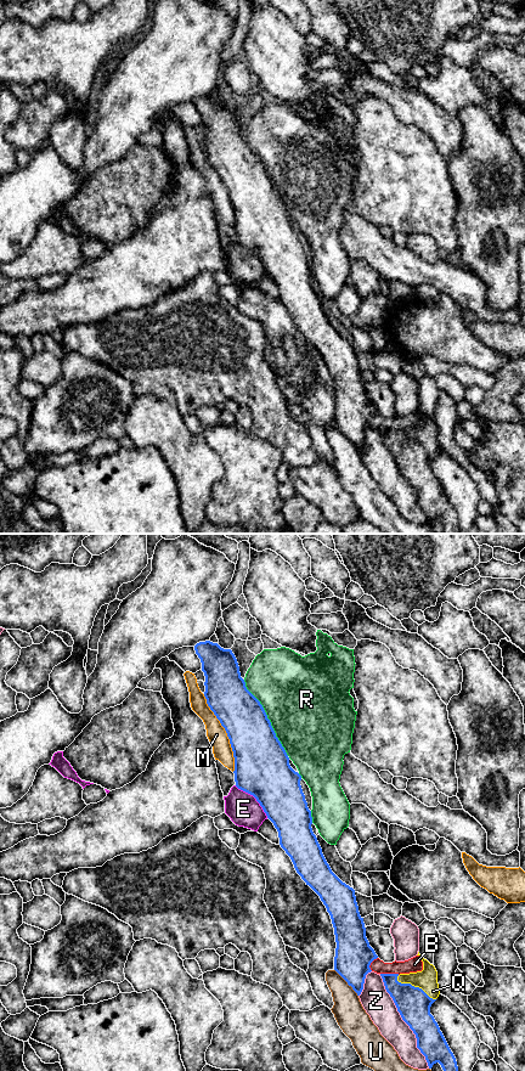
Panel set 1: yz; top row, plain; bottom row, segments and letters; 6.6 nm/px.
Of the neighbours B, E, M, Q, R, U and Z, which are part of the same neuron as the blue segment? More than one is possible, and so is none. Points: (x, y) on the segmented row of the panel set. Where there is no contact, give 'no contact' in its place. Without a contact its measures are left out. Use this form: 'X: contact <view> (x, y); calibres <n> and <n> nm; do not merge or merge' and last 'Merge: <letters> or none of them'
B: contact yz (390, 974); calibres 220 and 100 nm; do not merge
E: contact yz (254, 796); calibres 360 and 200 nm; do not merge
M: contact yz (226, 732); calibres 320 and 130 nm; do not merge
Q: contact yz (413, 986); calibres 220 and 140 nm; merge
R: contact yz (266, 717); calibres 320 and 480 nm; do not merge
U: contact yz (346, 981); calibres 240 and 200 nm; do not merge
Z: contact yz (404, 1020); calibres 220 and 190 nm; do not merge
Merge: Q

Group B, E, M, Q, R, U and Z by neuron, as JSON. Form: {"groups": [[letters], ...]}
{"groups": [["B"], ["E"], ["M"], ["Q"], ["R"], ["U"], ["Z"]]}

